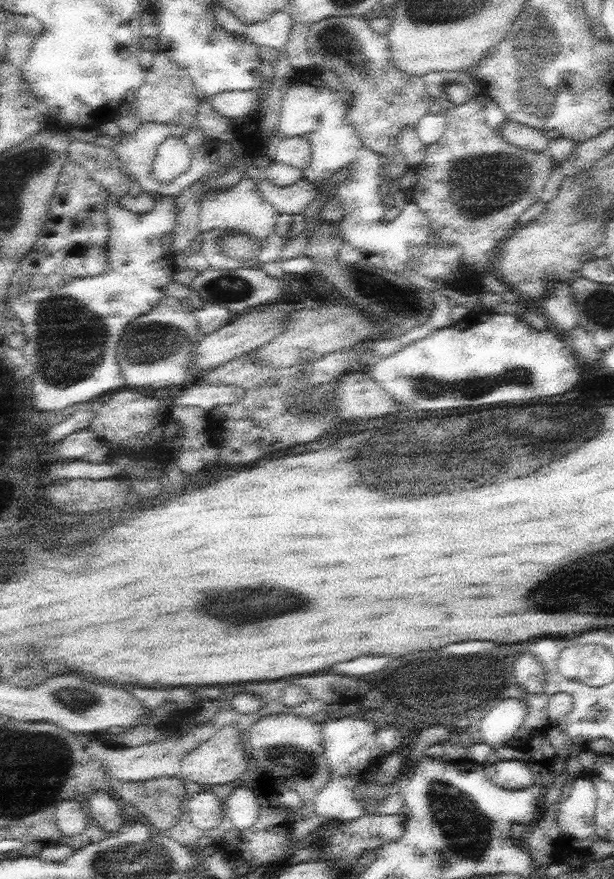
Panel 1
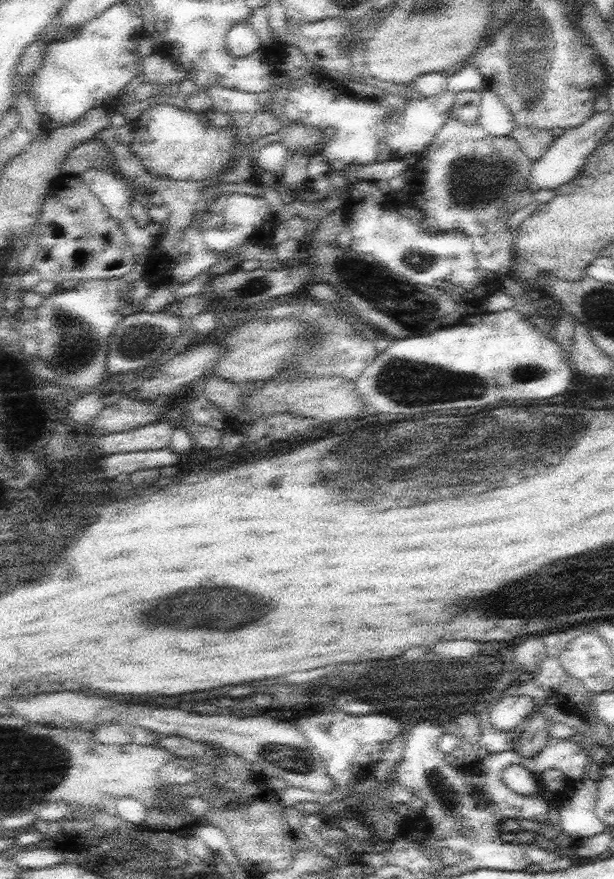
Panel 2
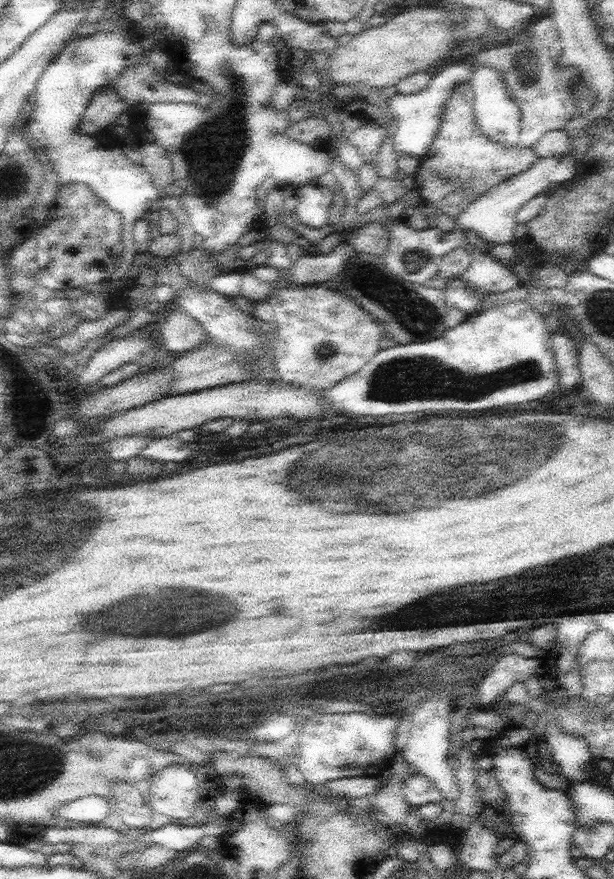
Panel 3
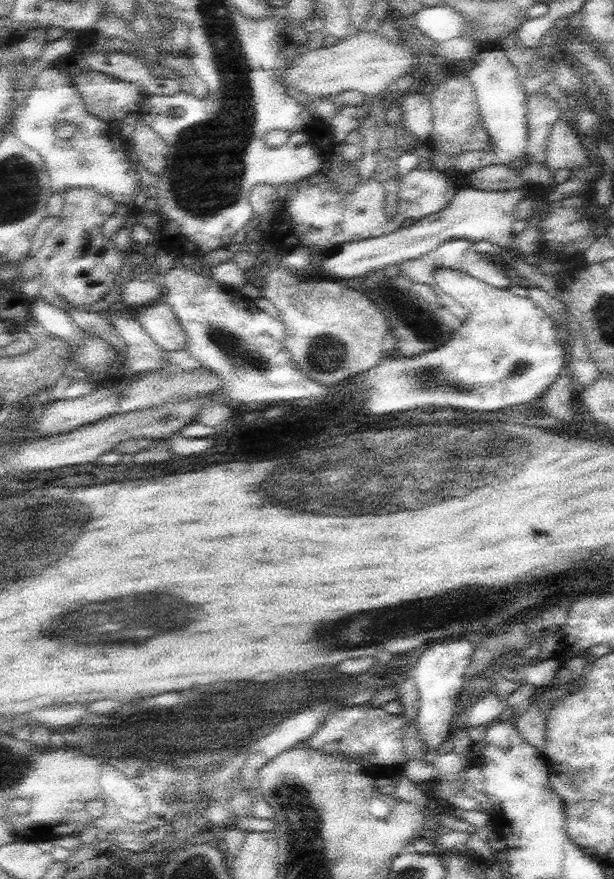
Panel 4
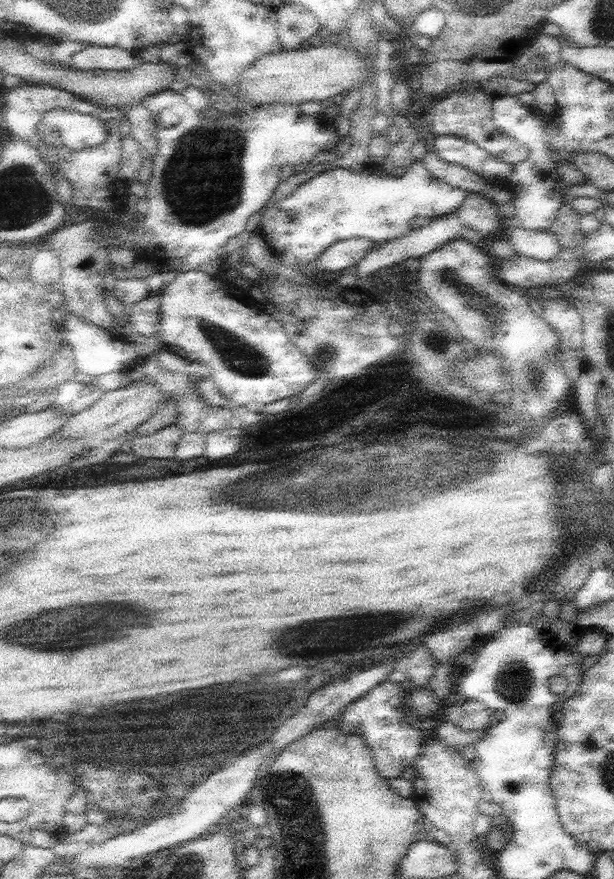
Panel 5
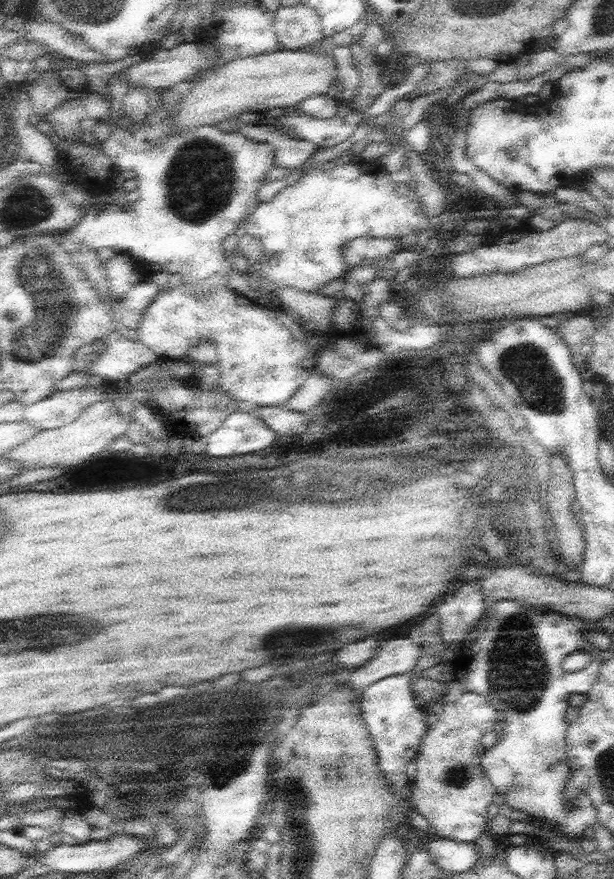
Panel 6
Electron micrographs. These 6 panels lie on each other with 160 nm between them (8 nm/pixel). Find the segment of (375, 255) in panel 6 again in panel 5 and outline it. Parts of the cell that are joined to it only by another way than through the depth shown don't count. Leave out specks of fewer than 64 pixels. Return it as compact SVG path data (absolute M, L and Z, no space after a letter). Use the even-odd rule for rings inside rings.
M350 238L331 244L316 262L316 270L352 272L354 266L376 244L371 238Z

